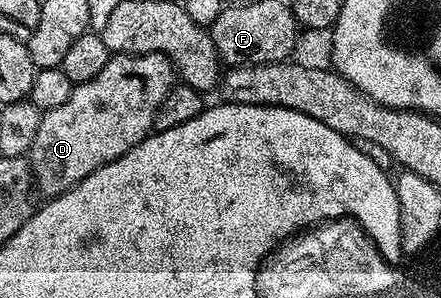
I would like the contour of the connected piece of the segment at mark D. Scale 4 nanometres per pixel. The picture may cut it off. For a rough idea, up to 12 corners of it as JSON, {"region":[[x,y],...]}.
{"region":[[161,53],[110,56],[42,112],[27,154],[58,197],[154,132]]}

